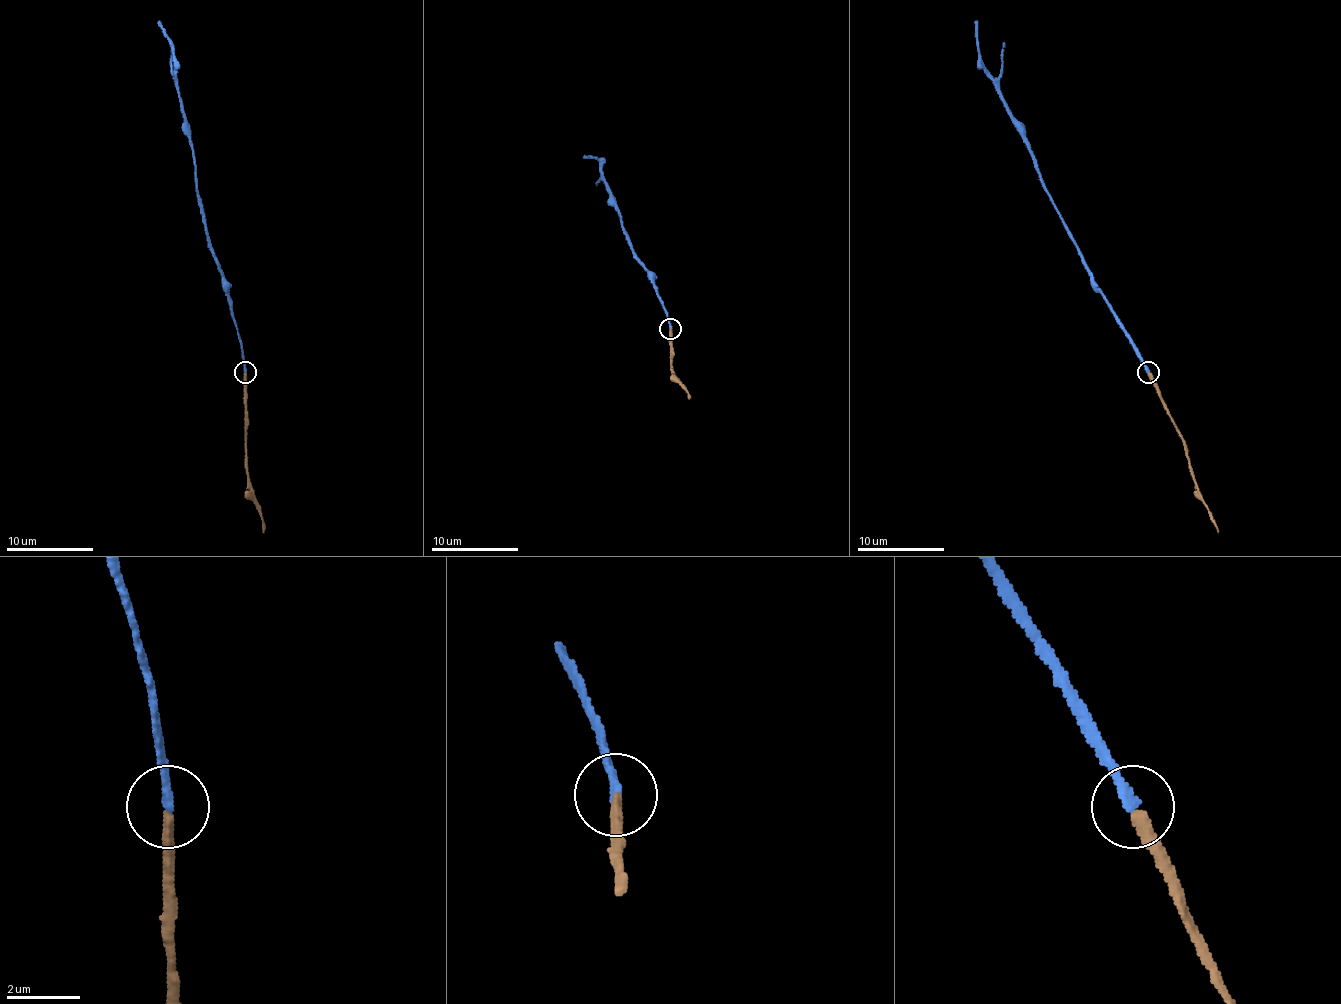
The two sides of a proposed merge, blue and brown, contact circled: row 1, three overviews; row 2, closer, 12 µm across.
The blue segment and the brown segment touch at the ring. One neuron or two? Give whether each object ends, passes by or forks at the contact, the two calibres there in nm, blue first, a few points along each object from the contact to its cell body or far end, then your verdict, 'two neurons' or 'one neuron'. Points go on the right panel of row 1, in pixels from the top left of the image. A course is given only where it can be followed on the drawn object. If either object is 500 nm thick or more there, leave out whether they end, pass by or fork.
blue ends; brown ends; calibres 260 and 300 nm; course blue (1147, 372), (1141, 355), (1047, 191), (1023, 125), (1007, 107), (996, 79), (981, 59), (975, 20); course brown (1147, 372), (1182, 440), (1196, 495), (1217, 532); one neuron

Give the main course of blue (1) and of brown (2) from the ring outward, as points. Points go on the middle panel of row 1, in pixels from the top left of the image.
1: (670, 328), (655, 282), (637, 262), (630, 240), (622, 227), (622, 219), (602, 177), (600, 162), (585, 155)
2: (670, 328), (670, 363), (674, 376), (687, 389), (690, 398)

